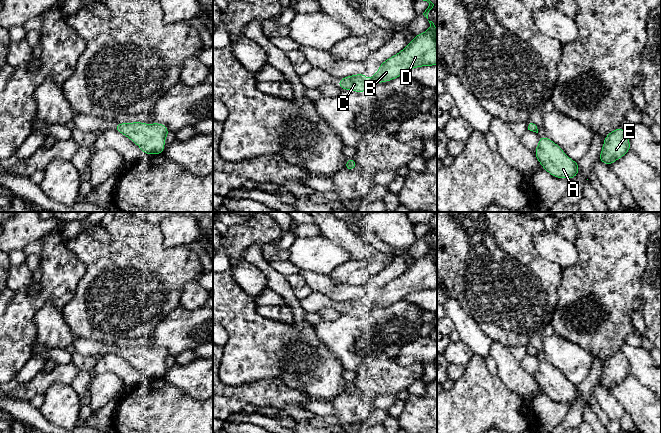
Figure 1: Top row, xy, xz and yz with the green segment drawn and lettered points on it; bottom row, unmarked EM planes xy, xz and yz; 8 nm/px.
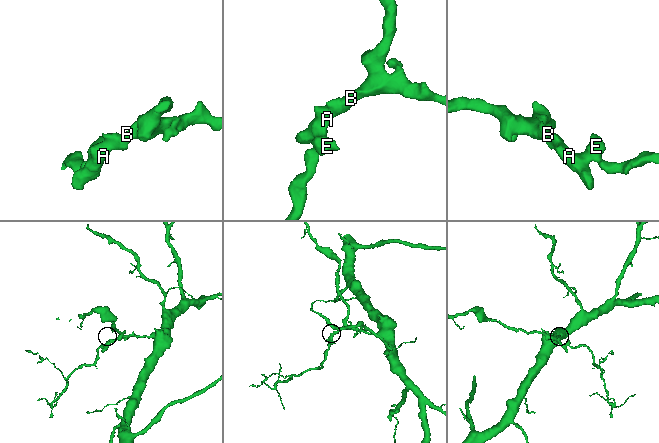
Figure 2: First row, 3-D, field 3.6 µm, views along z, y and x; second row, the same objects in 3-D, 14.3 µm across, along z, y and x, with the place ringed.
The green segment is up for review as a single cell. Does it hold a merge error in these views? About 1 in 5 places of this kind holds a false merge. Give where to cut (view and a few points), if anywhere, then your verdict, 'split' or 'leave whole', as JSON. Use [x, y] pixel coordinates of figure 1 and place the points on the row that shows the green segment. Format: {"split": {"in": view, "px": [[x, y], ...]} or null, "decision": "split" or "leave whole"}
{"split": null, "decision": "leave whole"}

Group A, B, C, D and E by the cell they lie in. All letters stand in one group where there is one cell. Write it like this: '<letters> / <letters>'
A B C D E

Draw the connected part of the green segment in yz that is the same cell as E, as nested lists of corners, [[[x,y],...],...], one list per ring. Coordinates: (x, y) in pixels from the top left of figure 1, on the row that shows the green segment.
[[[619,127],[606,135],[598,160],[611,166],[614,161],[621,159],[630,150],[627,133]]]

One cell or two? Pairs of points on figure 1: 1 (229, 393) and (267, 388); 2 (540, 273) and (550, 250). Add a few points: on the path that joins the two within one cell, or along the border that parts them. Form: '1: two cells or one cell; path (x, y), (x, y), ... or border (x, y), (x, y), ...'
1: one cell; path (238, 393), (258, 393)
2: two cells; border (533, 239), (535, 250), (561, 268)

